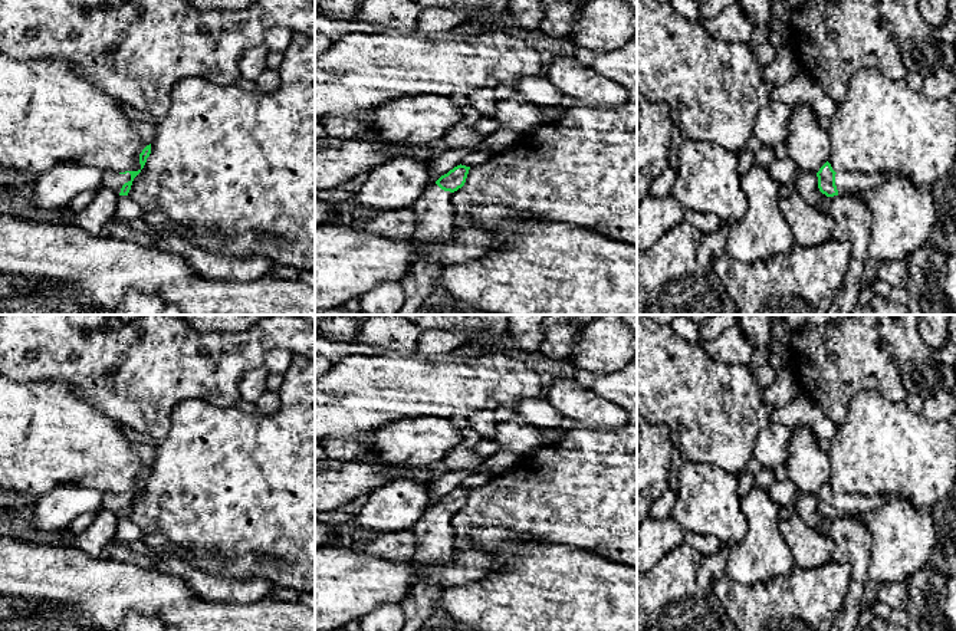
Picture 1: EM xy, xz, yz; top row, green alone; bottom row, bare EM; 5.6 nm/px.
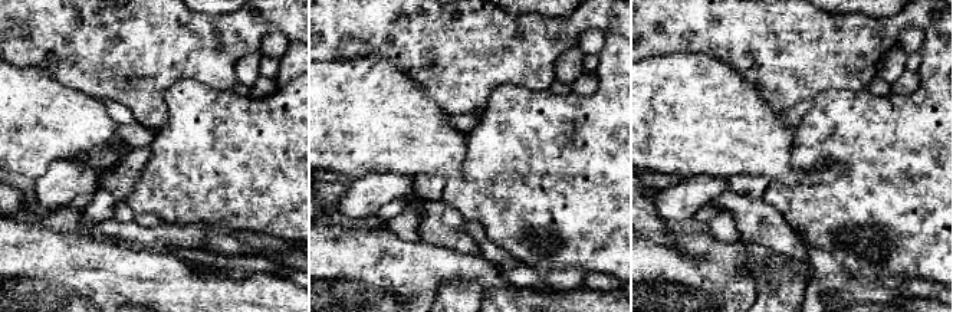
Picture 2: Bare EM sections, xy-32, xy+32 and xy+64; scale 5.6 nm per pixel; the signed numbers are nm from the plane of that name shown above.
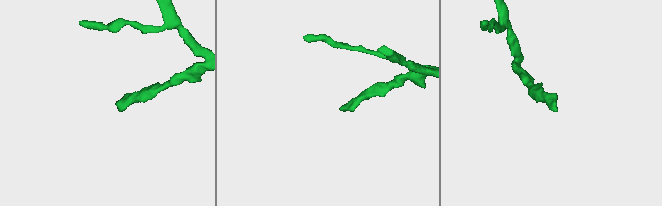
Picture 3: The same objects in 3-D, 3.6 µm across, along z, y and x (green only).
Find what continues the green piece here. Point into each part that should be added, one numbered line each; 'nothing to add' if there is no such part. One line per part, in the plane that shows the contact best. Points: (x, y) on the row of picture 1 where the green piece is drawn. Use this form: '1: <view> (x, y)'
1: xy (112, 180)

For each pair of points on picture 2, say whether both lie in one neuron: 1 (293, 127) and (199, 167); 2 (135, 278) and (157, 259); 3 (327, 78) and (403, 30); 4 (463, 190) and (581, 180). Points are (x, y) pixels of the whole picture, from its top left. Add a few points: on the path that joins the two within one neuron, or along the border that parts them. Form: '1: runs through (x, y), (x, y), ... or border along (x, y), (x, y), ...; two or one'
1: runs through (270, 150), (258, 163), (222, 163); one
2: runs through (141, 275), (151, 265); one
3: border along (327, 59), (383, 56), (393, 65); two
4: runs through (492, 190), (522, 181), (552, 181); one

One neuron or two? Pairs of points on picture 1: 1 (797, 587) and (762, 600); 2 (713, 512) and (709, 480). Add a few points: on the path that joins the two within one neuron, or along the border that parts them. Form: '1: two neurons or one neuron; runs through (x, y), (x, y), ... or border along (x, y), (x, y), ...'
1: one neuron; runs through (791, 595), (787, 600), (771, 600)
2: one neuron; runs through (709, 505), (709, 487)

